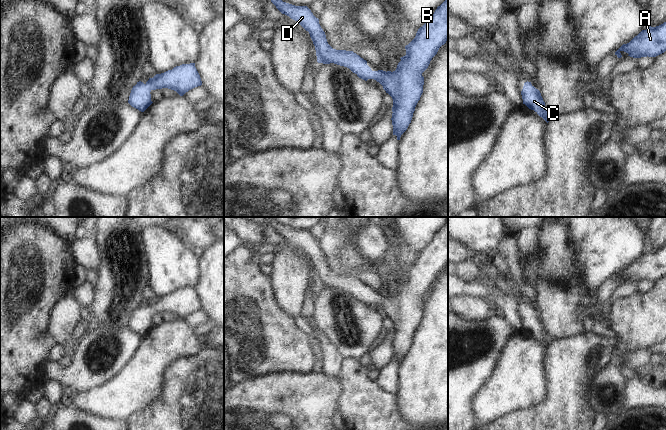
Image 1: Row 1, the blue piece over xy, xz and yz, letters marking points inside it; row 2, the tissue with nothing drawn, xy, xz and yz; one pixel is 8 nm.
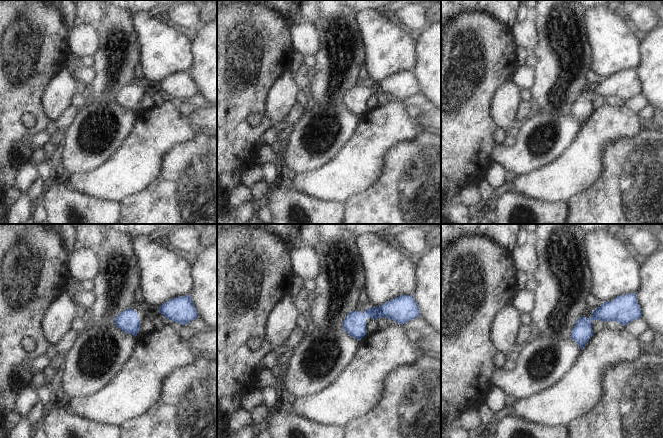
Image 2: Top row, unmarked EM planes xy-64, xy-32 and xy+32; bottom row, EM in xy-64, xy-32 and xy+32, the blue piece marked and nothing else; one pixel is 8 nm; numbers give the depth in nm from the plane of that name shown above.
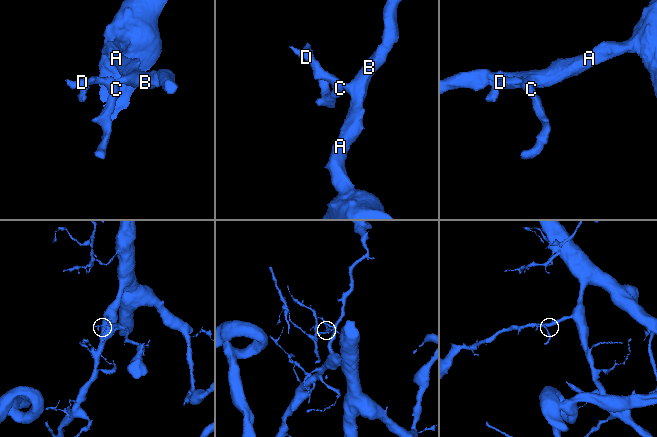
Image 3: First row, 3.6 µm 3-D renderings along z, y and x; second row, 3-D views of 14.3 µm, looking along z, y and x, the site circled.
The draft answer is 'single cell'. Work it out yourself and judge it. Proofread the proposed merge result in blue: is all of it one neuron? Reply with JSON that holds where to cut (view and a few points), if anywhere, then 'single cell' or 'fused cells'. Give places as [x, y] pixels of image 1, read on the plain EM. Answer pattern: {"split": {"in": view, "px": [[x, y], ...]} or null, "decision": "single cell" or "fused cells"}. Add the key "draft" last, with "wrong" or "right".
{"split": null, "decision": "single cell", "draft": "right"}

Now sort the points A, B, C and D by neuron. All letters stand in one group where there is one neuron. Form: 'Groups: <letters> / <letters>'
Groups: A B C D

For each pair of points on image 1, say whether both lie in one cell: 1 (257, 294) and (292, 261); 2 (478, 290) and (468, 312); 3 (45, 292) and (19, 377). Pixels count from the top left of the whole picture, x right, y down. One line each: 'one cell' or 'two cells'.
1: two cells
2: two cells
3: one cell

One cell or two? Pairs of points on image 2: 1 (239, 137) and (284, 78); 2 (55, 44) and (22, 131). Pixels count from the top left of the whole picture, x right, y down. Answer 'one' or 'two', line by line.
1: two
2: one

